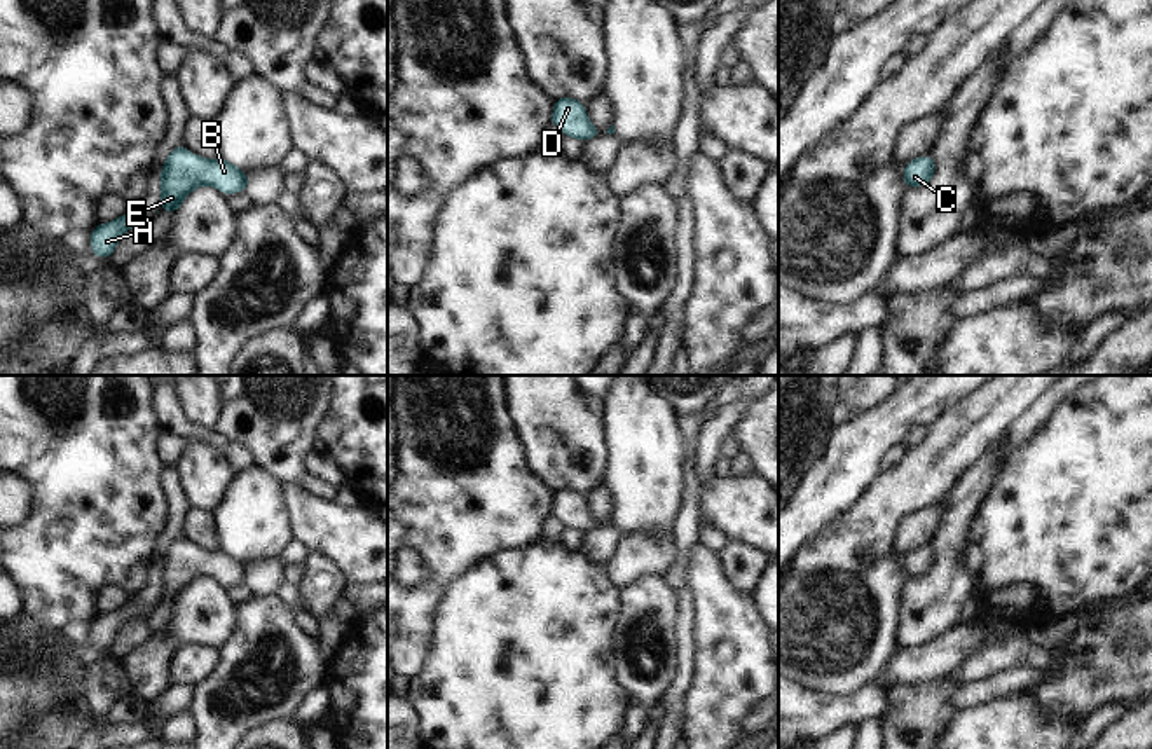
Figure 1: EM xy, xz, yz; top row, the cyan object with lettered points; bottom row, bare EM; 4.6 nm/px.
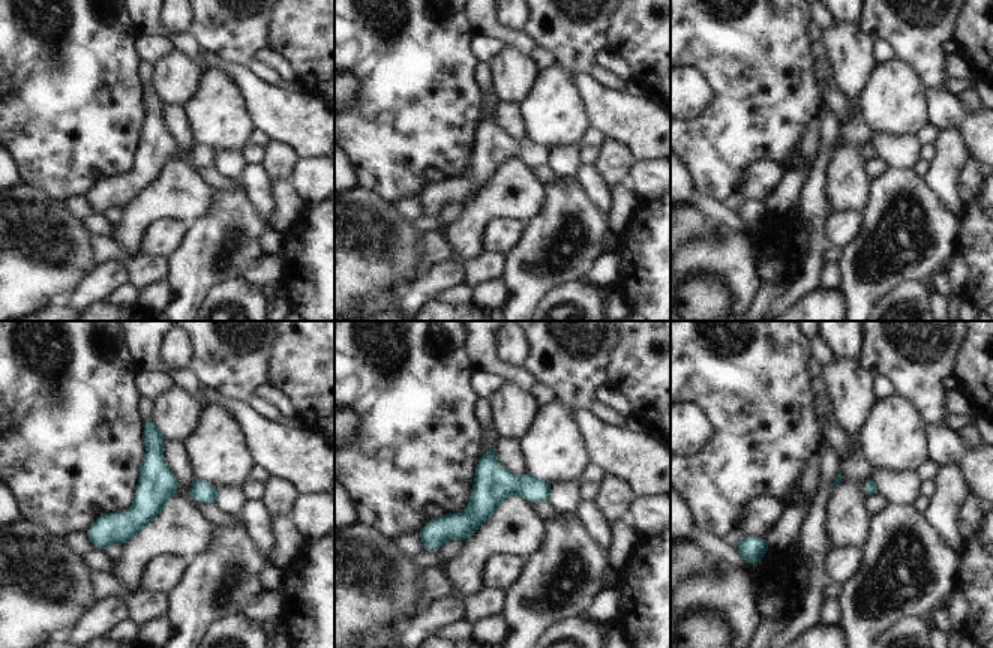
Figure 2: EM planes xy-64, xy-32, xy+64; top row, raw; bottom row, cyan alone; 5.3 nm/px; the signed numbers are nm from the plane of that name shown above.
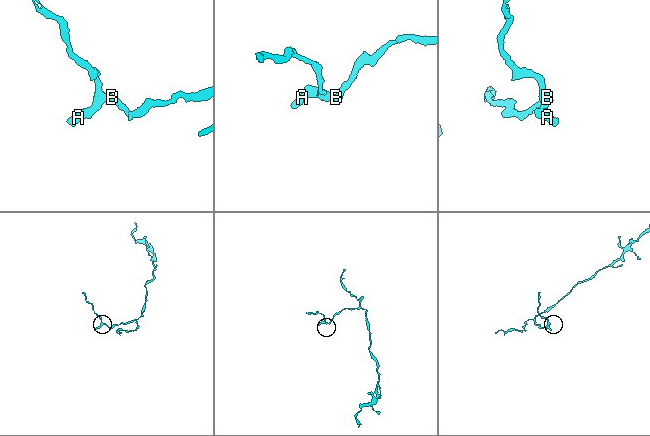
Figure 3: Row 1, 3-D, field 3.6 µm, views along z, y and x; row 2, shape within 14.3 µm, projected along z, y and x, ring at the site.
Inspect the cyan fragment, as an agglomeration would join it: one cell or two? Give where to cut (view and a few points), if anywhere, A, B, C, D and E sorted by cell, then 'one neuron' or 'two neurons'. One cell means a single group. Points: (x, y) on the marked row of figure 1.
cut none; groups A B C D E; one neuron

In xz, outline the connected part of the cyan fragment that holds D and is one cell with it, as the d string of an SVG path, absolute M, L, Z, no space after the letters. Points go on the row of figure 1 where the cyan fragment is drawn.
M557 98L552 124L555 124L564 136L579 138L583 143L593 136L600 136L595 126L586 120L585 105L574 98Z

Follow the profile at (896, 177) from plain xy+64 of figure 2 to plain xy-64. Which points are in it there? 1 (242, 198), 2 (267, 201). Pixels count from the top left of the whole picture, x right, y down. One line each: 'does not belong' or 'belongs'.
1: belongs
2: does not belong

